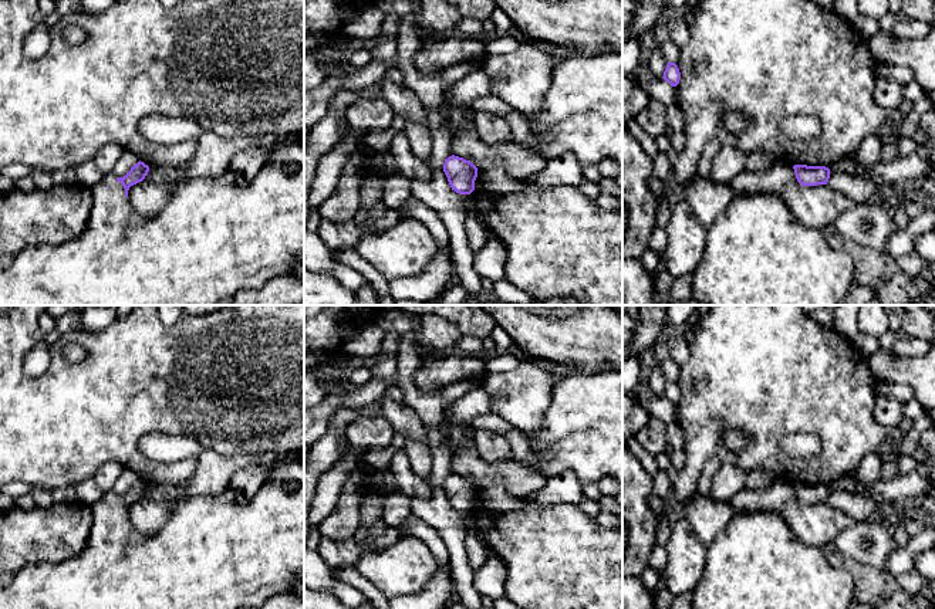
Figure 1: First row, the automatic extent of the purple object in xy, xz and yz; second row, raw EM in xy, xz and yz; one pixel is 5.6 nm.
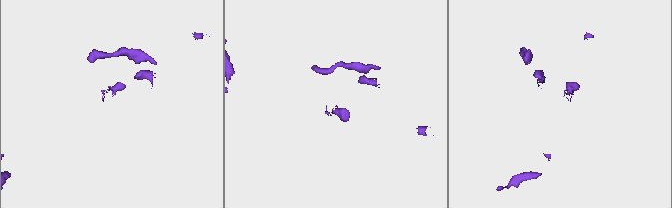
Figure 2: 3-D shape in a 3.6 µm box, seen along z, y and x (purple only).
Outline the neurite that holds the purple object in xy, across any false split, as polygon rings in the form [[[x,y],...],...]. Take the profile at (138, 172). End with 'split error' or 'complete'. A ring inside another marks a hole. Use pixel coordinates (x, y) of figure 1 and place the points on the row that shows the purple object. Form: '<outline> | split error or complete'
[[[304,142],[277,145],[256,177],[249,183],[237,183],[236,175],[226,170],[219,177],[198,177],[180,180],[173,185],[168,203],[152,216],[144,217],[129,206],[128,190],[142,182],[149,166],[138,162],[124,177],[105,176],[94,185],[92,209],[88,226],[81,236],[60,246],[40,244],[23,250],[9,265],[0,267],[0,305],[216,305],[223,300],[232,300],[239,291],[259,290],[273,277],[293,273],[294,265],[304,258]]] | split error

